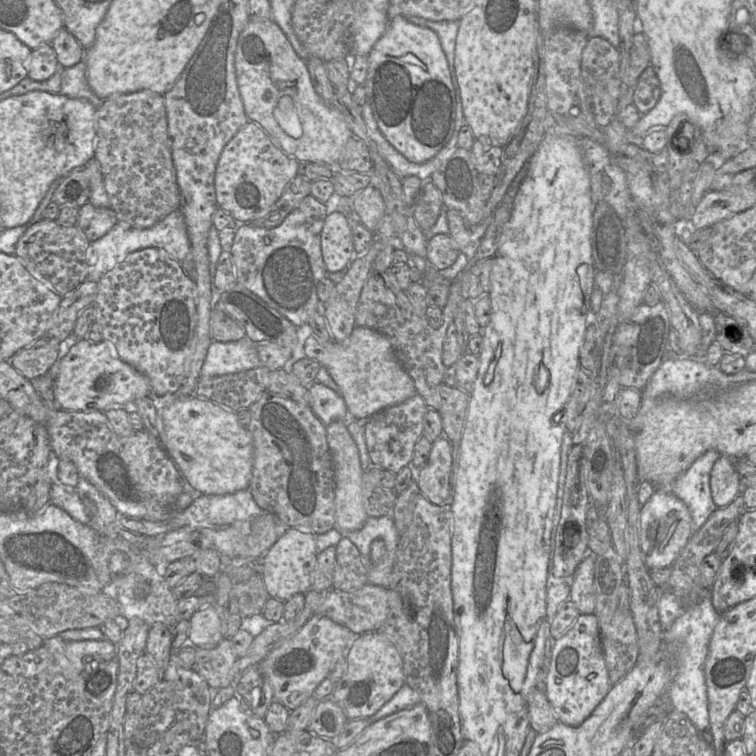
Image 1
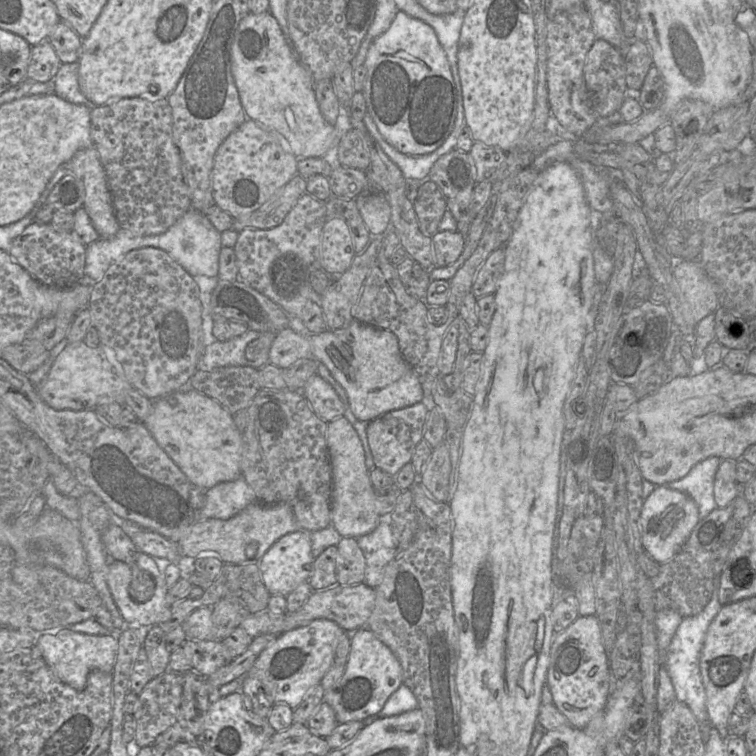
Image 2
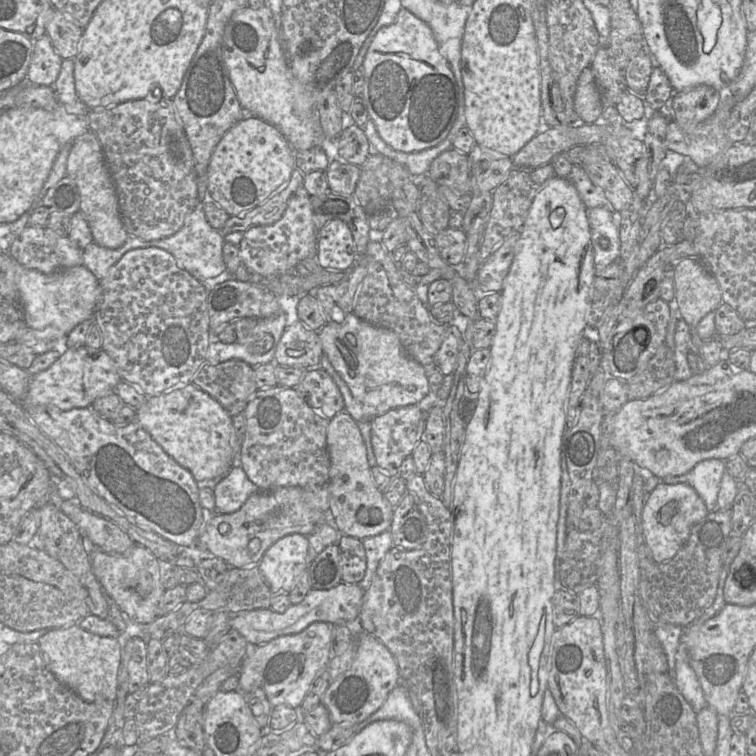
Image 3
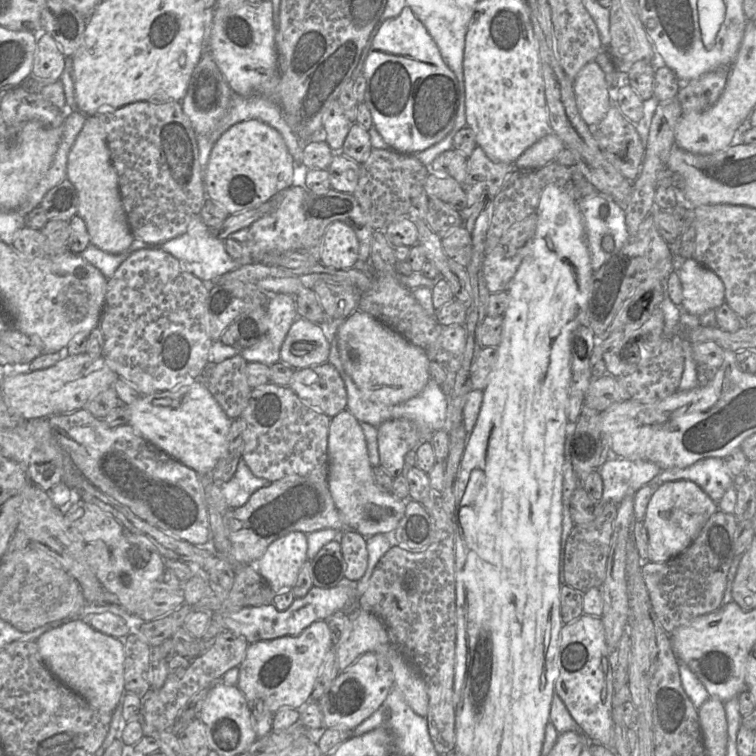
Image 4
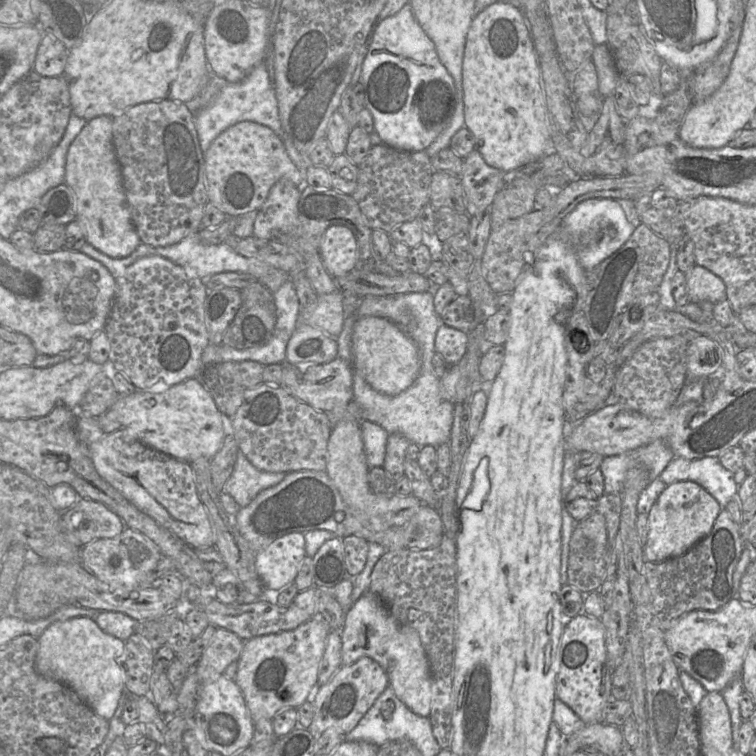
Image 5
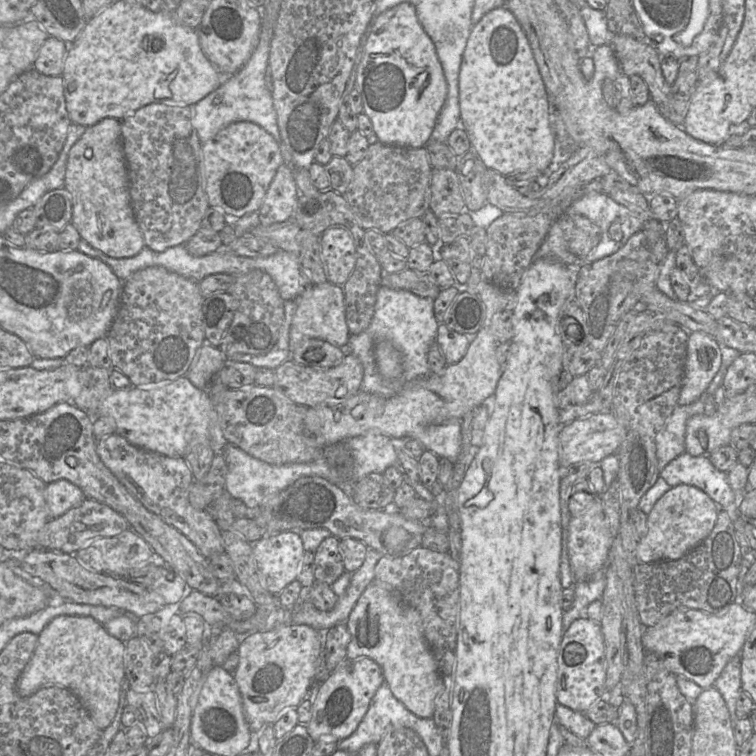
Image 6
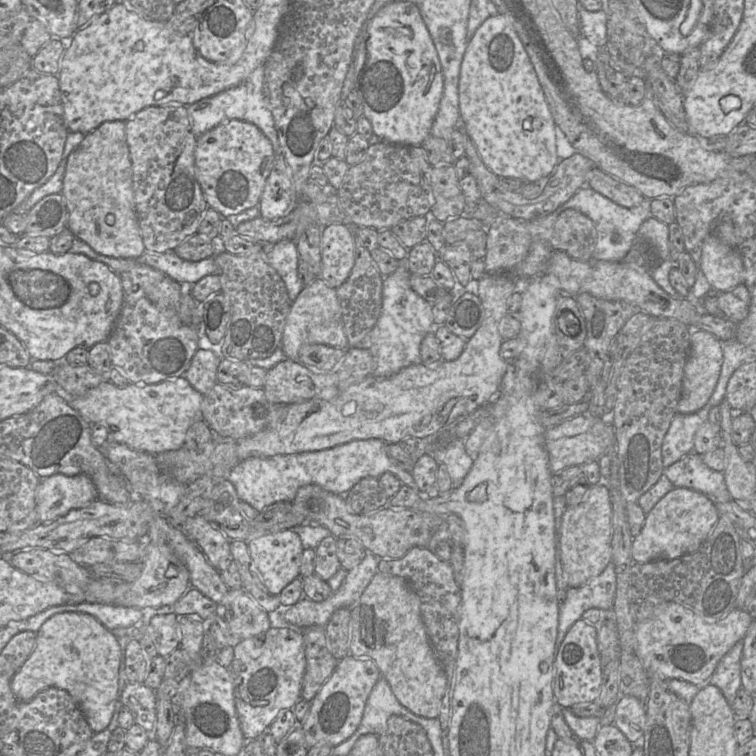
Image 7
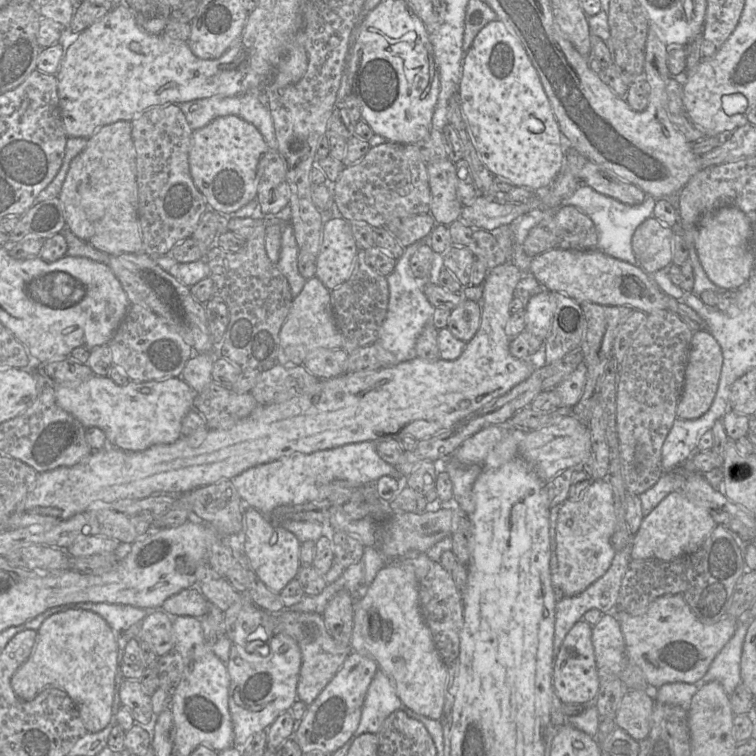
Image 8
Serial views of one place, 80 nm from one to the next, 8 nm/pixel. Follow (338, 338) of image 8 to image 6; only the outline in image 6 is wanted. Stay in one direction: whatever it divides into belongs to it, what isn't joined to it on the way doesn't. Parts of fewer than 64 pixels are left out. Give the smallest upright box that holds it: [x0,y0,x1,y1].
[289,282,350,354]

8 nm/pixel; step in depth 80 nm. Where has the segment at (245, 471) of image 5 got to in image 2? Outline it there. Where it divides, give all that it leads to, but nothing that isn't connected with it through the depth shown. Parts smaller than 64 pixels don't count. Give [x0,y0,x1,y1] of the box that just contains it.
[195,476,257,523]

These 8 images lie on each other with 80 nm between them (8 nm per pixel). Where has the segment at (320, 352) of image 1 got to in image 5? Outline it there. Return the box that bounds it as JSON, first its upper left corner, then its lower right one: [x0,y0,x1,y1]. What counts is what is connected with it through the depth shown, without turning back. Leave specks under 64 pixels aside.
[351,316,421,395]

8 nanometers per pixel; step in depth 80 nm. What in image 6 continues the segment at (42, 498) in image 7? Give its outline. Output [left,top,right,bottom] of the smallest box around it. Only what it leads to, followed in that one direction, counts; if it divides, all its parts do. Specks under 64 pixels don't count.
[45,479,86,519]

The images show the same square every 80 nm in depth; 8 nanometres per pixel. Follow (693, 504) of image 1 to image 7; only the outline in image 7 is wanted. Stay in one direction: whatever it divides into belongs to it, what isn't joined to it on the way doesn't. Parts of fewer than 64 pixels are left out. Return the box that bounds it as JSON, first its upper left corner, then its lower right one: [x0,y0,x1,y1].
[663,451,732,503]

